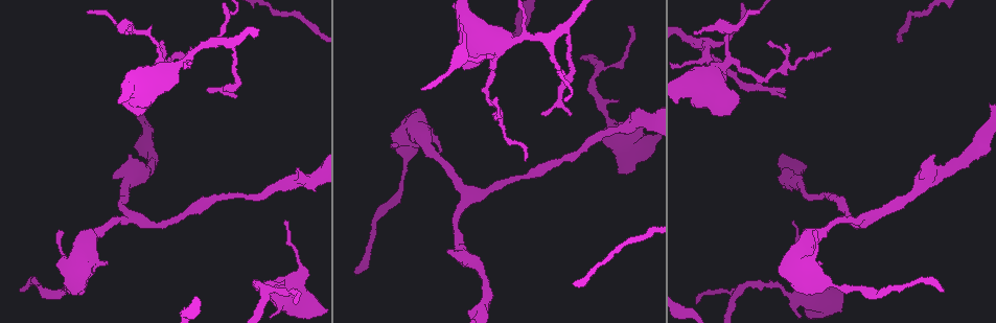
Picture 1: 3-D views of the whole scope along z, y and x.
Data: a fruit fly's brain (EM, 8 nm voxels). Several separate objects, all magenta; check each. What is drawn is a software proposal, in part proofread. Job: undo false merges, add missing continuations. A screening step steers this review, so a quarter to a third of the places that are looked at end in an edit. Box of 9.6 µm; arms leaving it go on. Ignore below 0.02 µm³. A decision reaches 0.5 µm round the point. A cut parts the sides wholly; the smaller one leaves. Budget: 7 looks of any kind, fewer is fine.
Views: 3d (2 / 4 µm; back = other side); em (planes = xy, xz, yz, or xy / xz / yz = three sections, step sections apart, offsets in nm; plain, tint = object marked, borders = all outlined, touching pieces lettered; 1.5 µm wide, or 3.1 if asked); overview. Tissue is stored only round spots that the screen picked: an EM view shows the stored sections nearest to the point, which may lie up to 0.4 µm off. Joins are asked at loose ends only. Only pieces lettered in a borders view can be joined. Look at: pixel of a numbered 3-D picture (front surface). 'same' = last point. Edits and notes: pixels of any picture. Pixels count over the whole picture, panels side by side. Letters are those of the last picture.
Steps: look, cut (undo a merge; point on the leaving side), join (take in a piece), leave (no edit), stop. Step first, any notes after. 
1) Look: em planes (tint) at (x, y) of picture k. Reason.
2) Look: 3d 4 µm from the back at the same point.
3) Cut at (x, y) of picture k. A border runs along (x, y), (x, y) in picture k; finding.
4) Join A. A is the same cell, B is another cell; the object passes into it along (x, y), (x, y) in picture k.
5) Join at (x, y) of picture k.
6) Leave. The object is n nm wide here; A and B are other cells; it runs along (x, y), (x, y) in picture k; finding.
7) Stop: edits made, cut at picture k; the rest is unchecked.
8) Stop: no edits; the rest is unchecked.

Look: 3d 2 µm at (697, 300) of picture 1. Thin end.

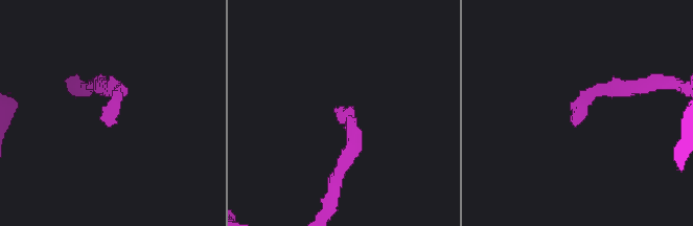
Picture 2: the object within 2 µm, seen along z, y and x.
Look: em xz step 4 (borders) at (101, 119) of picture 2.

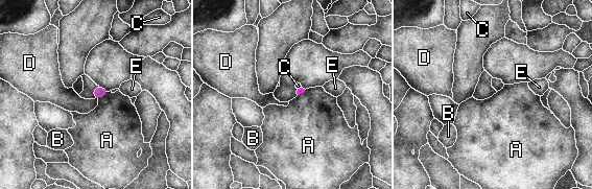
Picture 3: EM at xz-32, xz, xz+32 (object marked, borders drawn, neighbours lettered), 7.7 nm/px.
Look: em planes (borders) at the same point.

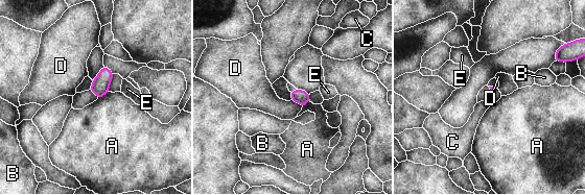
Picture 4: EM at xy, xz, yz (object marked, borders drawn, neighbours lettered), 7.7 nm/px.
Leave. A, B, C, D and E are other cells; a border runs along (291, 99), (302, 106) in picture 4; none of them fits.

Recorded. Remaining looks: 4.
Look: 3d 4 µm at (824, 283) of picture 1. Calibre changes.

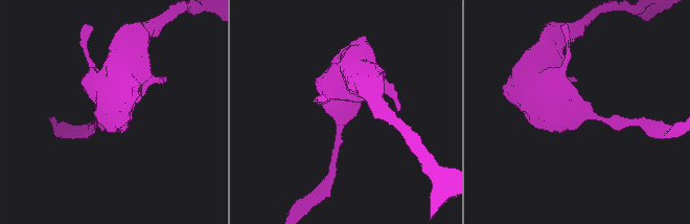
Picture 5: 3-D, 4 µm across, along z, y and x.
Look: em planes (borders) at (582, 112) of picture 5.

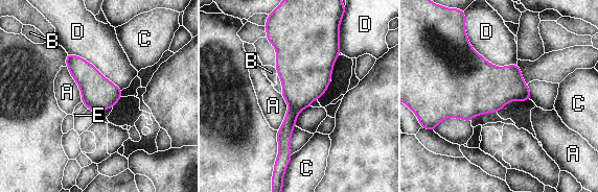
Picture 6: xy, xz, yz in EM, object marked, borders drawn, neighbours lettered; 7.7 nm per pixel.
Leave. A, B, C, D and E are other cells; a border runs along (464, 22), (487, 61), (516, 64) in picture 6; continuous, no second neuron.

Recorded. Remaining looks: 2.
Look: em yz step 4 (borders) at (830, 48) of picture 1. Tapers out.

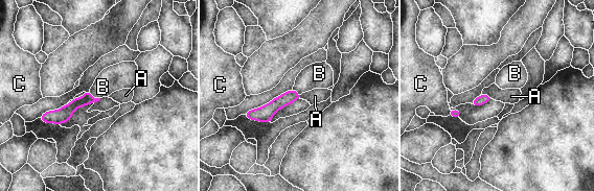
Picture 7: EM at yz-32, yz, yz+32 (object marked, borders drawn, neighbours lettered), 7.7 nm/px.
Join B. B is the same cell, A and C are other cells; the neuron continues.

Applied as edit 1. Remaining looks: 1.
Stop: edits made, join at picture 7; the rest is unchecked.

